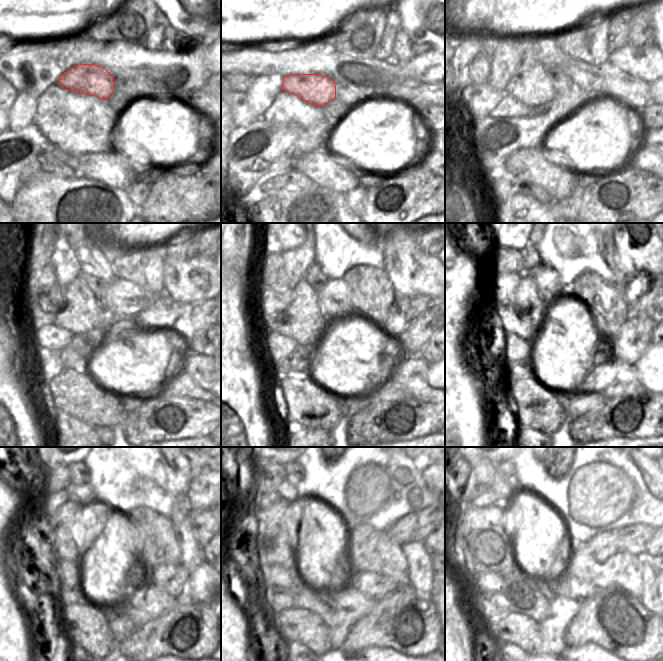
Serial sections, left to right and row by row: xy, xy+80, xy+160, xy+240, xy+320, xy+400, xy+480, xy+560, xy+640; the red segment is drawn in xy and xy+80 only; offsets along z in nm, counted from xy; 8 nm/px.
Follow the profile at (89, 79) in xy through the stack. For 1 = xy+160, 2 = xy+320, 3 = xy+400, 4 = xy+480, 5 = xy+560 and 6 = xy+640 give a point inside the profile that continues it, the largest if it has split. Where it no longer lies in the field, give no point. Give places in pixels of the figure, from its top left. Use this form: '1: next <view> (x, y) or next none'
1: next xy+160 (531, 85)
2: next xy+320 (303, 320)
3: next xy+400 (521, 315)
4: next xy+480 (73, 532)
5: next xy+560 (255, 538)
6: next xy+640 (472, 532)

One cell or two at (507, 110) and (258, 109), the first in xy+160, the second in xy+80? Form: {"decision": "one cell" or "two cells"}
{"decision": "two cells"}

